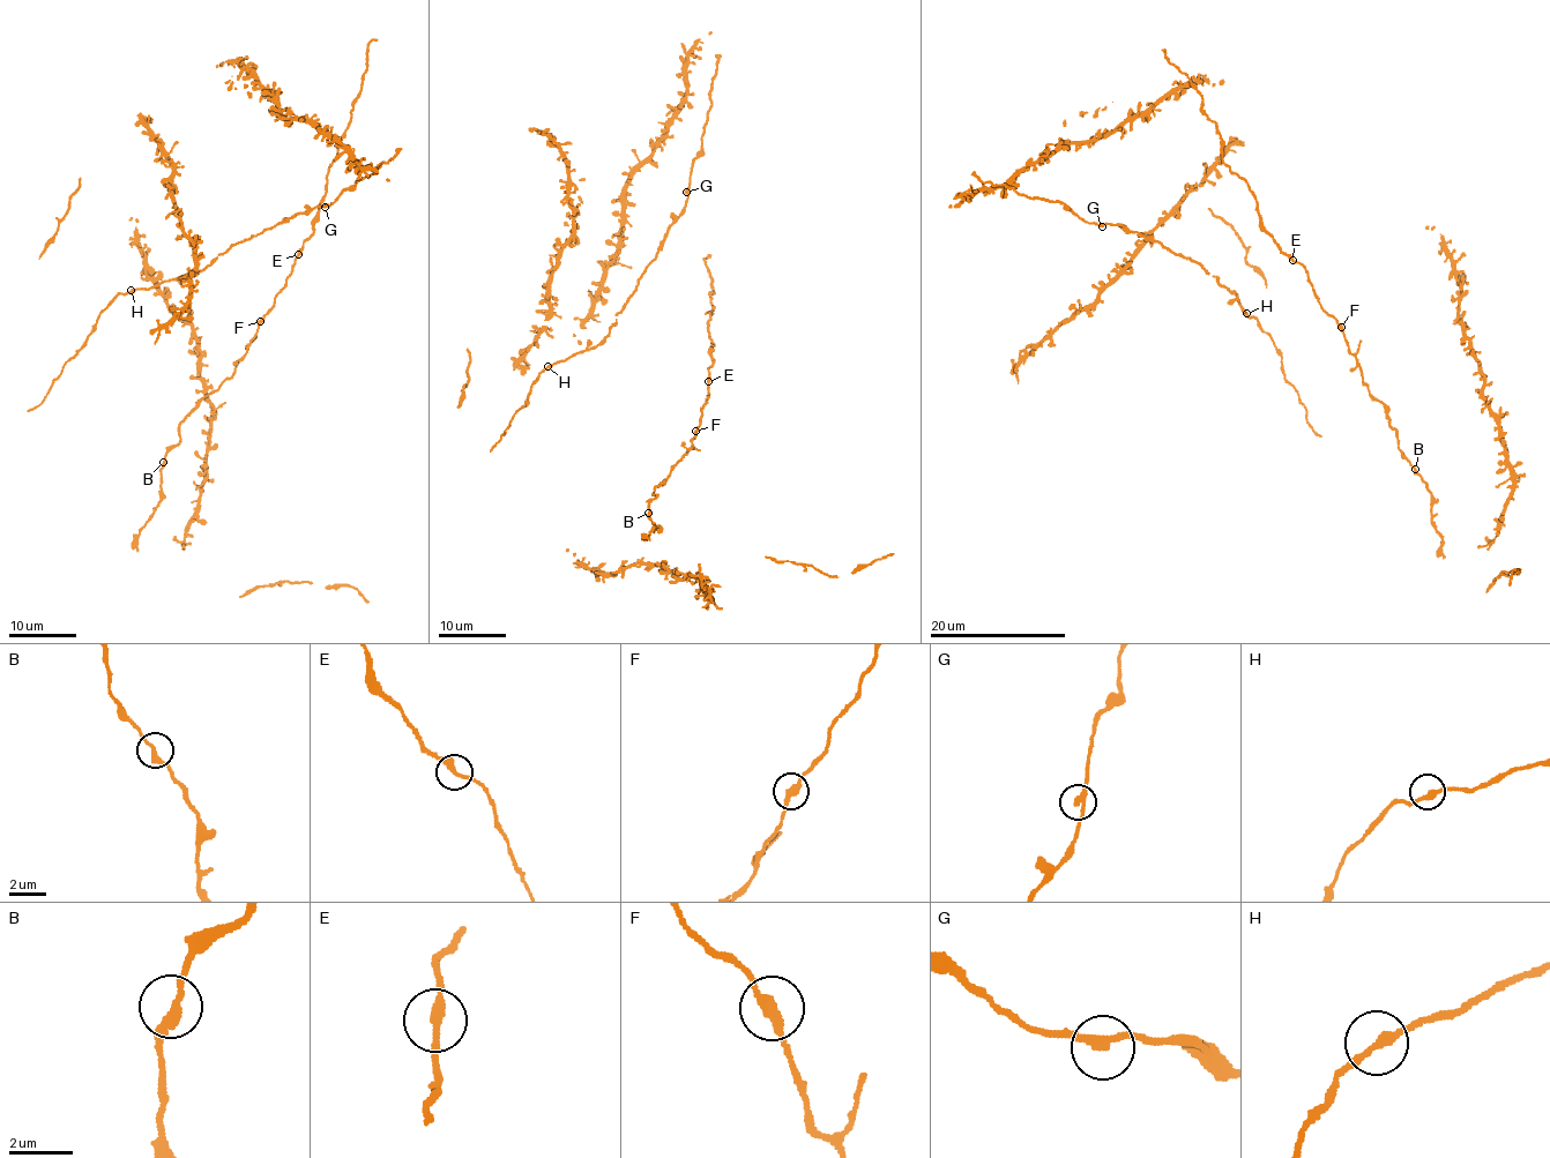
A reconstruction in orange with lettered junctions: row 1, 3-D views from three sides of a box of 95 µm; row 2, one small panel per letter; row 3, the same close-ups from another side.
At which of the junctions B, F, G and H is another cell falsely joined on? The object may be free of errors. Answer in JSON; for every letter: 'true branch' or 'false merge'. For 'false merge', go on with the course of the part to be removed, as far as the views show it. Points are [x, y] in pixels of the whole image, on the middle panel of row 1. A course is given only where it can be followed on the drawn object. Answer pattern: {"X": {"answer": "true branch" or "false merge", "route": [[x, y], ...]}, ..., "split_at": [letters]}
{"B": {"answer": "true branch"}, "F": {"answer": "true branch"}, "G": {"answer": "true branch"}, "H": {"answer": "true branch"}, "split_at": []}

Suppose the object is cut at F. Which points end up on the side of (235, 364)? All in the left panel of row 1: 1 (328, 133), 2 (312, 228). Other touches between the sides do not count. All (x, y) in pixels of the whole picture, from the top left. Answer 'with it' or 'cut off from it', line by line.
1: with it
2: cut off from it

